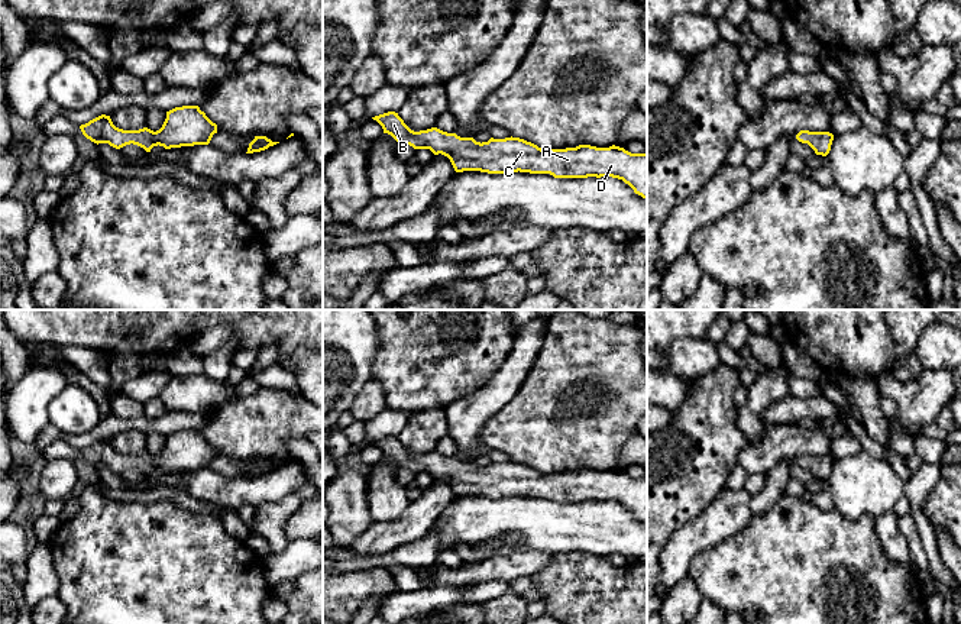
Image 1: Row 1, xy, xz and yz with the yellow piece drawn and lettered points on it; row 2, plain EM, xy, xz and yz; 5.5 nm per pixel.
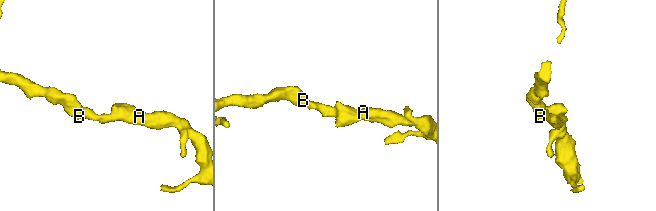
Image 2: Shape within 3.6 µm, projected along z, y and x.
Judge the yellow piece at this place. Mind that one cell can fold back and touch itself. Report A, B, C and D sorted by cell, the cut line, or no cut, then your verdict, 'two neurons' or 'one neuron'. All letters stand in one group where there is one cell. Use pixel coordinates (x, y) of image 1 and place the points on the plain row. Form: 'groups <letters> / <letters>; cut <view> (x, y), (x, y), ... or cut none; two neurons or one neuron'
groups A B C D; cut none; one neuron

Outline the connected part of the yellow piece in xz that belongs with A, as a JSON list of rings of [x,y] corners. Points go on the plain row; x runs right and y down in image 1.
[[[395,436],[372,442],[384,458],[414,473],[430,473],[450,484],[456,497],[488,498],[530,497],[554,502],[612,501],[628,508],[647,524],[647,478],[631,478],[619,471],[596,472],[579,469],[566,473],[541,473],[520,462],[476,466],[437,452],[414,456]]]

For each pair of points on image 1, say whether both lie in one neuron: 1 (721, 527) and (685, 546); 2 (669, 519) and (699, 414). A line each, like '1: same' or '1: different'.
1: same
2: same

